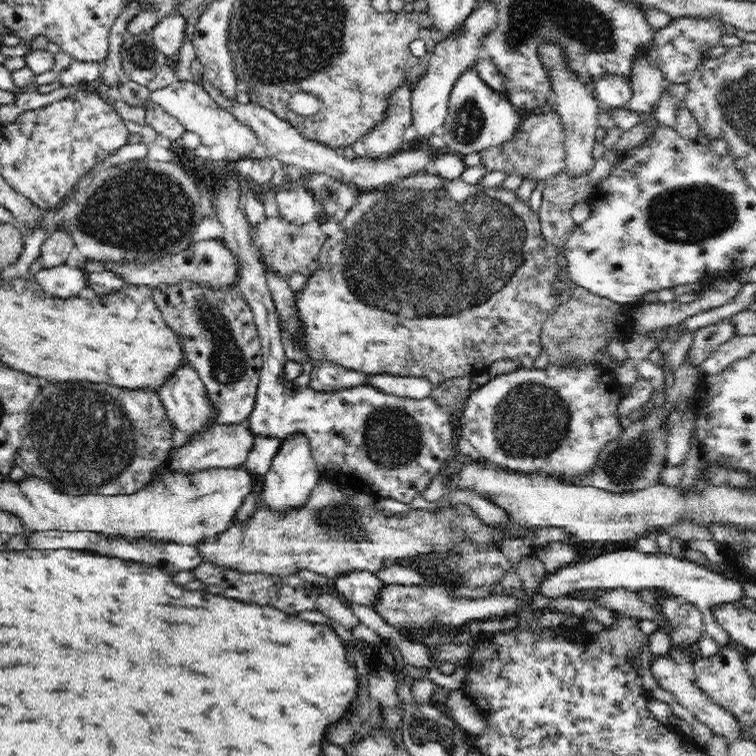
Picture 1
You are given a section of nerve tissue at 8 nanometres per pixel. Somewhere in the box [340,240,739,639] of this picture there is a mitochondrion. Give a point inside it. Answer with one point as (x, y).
(530, 422)

